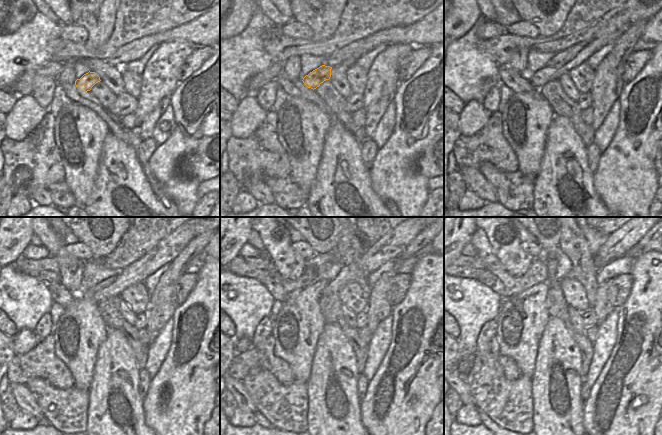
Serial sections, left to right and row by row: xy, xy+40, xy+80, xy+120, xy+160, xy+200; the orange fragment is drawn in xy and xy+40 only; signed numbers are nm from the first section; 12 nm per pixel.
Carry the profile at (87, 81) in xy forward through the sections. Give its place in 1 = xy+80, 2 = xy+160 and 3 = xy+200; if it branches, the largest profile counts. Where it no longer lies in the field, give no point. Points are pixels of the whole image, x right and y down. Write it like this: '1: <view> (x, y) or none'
1: xy+80 (618, 24)
2: xy+160 (391, 245)
3: xy+200 (619, 242)

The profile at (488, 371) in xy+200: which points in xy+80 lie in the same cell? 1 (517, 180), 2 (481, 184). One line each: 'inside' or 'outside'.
1: inside
2: outside

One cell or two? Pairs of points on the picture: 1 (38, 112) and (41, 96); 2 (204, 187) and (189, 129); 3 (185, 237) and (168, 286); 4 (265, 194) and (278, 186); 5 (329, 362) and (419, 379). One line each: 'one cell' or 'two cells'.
1: two cells
2: two cells
3: two cells
4: two cells
5: two cells

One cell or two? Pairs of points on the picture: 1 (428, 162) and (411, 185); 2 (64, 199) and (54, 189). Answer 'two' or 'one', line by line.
1: two
2: one

